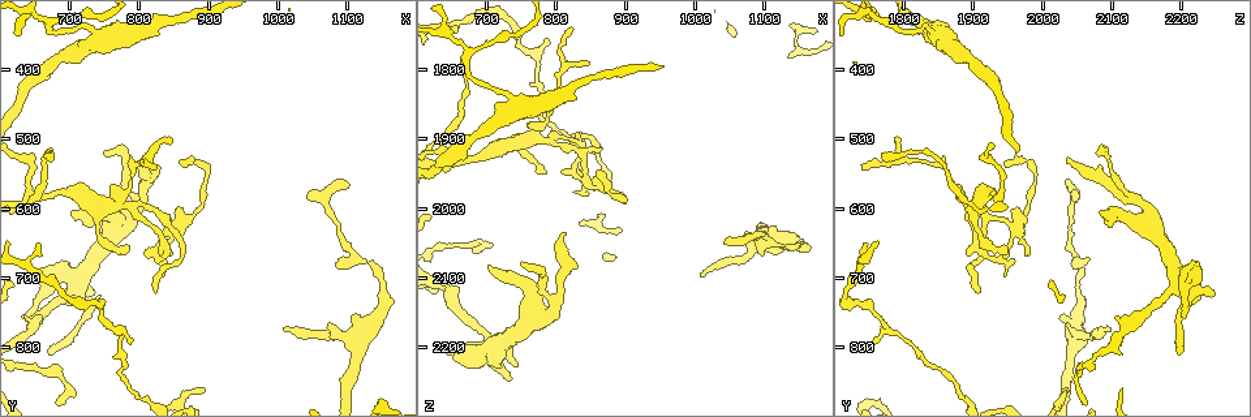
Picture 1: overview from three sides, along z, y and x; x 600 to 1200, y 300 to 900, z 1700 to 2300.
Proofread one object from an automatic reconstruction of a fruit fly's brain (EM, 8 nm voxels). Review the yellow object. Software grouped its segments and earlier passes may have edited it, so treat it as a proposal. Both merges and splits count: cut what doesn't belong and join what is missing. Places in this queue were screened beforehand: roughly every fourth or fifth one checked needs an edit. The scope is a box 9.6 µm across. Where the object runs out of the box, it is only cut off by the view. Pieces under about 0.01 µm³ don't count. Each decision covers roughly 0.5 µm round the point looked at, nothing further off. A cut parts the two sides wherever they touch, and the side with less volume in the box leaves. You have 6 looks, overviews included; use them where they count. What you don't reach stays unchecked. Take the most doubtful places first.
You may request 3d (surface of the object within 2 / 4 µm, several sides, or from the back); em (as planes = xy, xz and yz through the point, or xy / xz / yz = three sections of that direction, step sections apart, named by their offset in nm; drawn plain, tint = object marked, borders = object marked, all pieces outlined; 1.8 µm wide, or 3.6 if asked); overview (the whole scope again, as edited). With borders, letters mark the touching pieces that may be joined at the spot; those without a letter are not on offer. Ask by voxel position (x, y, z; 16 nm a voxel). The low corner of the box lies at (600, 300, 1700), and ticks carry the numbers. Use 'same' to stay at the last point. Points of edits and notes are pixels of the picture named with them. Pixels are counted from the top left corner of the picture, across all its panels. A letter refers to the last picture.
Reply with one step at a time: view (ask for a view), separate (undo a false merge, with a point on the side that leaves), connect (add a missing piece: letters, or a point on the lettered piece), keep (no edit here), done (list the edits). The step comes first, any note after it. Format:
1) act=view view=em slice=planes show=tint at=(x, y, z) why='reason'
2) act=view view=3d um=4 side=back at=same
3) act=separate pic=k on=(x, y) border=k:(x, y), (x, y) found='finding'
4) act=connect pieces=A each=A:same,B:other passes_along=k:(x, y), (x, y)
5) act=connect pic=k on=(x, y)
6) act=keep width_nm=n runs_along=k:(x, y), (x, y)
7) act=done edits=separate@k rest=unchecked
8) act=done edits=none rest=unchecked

act=view view=em slice=planes show=borders at=(790, 795, 1760) why='thin end'

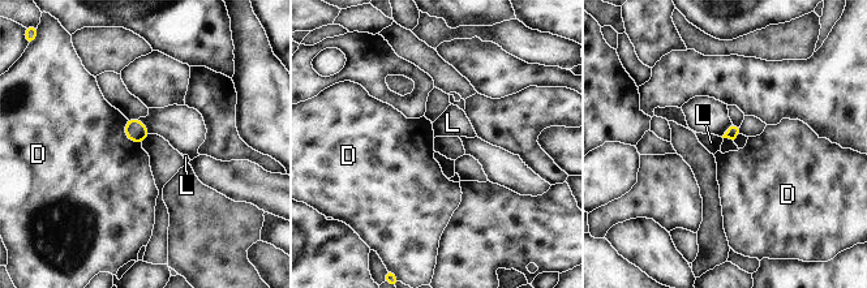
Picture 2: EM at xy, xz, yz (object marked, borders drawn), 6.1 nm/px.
act=keep each=D:other,L:other border=2:(125, 119), (124, 134), (141, 144) found='none of them fits'

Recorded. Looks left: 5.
act=view view=3d um=2 at=(1005, 780, 2095) why='branch stops here'

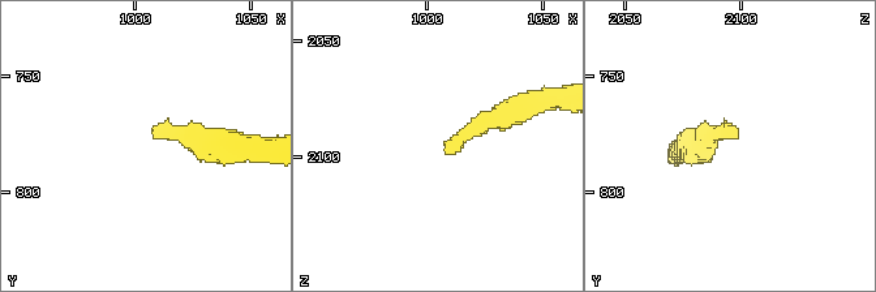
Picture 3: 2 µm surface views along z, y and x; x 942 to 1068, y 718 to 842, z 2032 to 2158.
act=view view=em slice=xy step=8 show=borders at=(1010, 776, 2098) why='need the tissue'

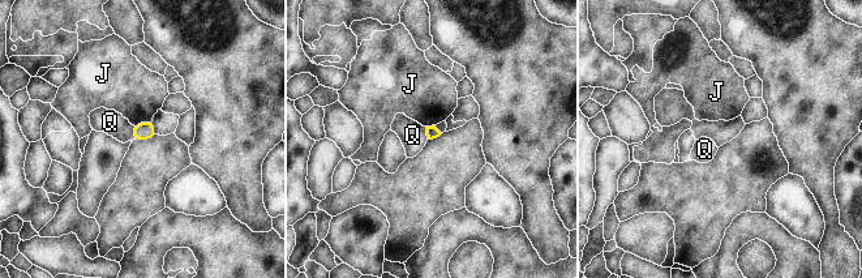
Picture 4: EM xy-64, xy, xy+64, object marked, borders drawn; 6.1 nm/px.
act=view view=em slice=planes show=borders at=same why='another direction'

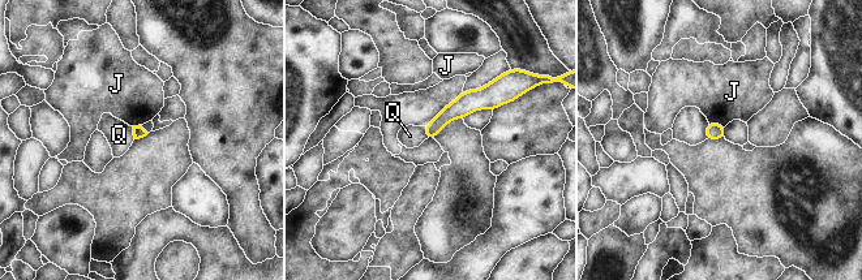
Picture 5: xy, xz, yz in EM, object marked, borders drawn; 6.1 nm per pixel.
act=keep each=J:other,Q:other border=5:(132, 126), (134, 138) found='no lettered piece goes on from it'

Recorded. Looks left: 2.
act=view view=em slice=planes show=tint at=(735, 595, 1905) why='sudden change in width'

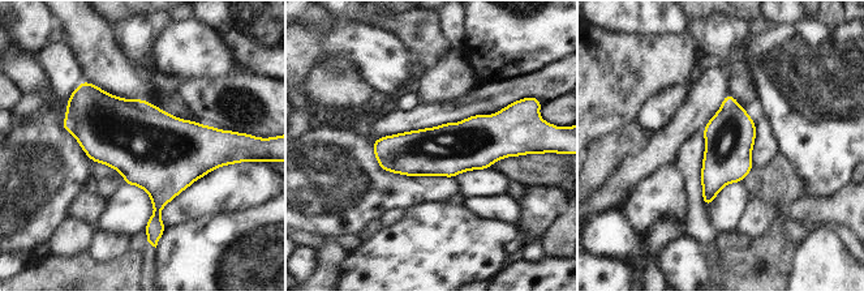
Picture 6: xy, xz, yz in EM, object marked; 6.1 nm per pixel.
act=view view=em slice=planes show=borders at=same

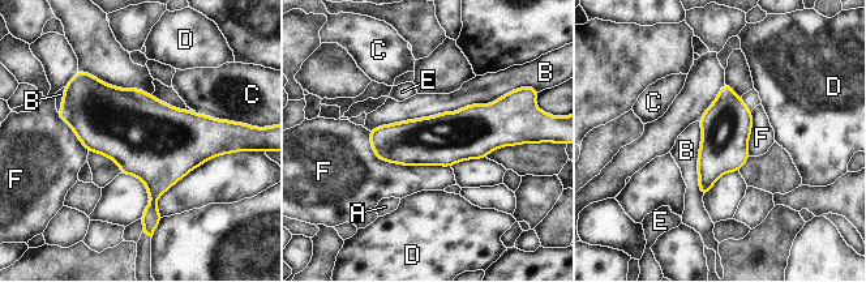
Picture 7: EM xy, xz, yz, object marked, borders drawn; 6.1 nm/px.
act=keep longest_contact=B:900nm each=A:other,B:other,C:other,D:other,E:other,F:other border=7:(507, 92), (491, 103), (369, 131) found='continuous, no second neuron'

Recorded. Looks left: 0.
act=done edits=none rest=unchecked

